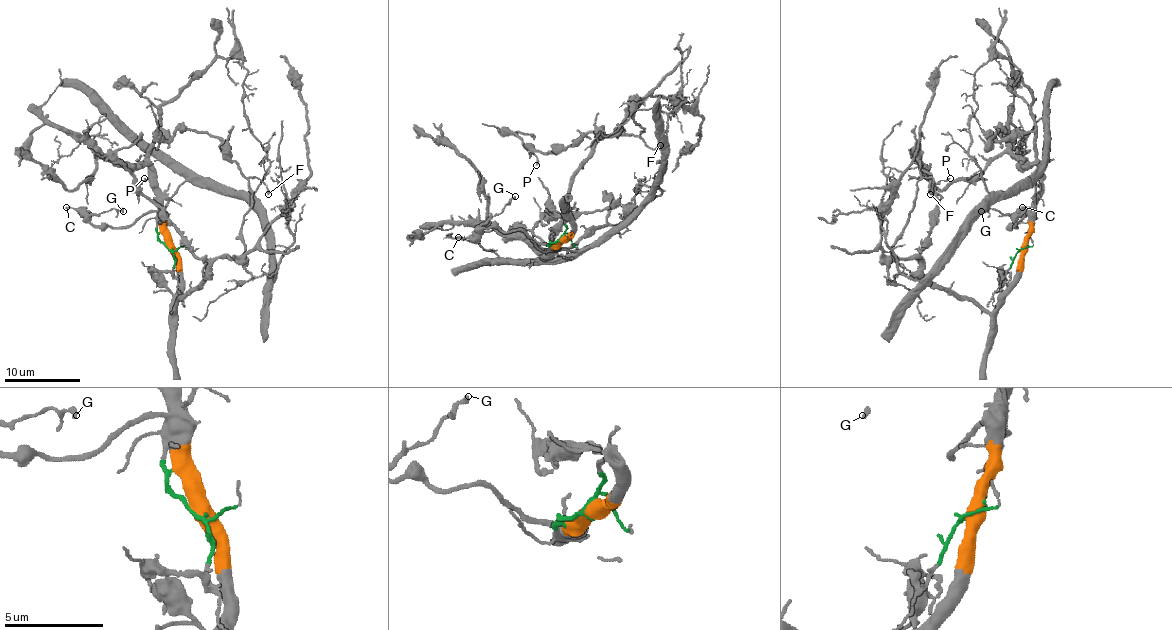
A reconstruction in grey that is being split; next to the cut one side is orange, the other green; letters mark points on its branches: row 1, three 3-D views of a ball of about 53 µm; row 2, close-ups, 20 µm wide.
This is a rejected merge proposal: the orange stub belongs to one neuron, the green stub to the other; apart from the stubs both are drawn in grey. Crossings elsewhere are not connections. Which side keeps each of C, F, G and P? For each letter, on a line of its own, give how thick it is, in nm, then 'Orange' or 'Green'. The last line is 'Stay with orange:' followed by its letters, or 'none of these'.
C: Thickness 170 nm. Orange
F: Thickness 220 nm. Orange
G: Thickness 220 nm. Orange
P: Thickness 160 nm. Orange
Stay with orange: C, F, G, P

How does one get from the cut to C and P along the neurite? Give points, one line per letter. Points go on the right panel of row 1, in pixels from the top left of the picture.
C: (1024, 248), (1030, 212), (1014, 227), (1013, 225), (1013, 219), (1022, 206)
P: (1024, 248), (1016, 284), (990, 312), (927, 278), (918, 253), (937, 208), (933, 187), (950, 178)

